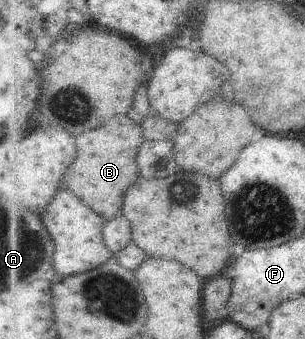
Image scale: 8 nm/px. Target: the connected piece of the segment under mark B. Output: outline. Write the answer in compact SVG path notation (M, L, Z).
M128 114L117 115L109 125L79 135L79 157L65 175L64 187L76 193L107 221L113 221L123 209L127 191L141 177L139 156L147 140L144 127Z

